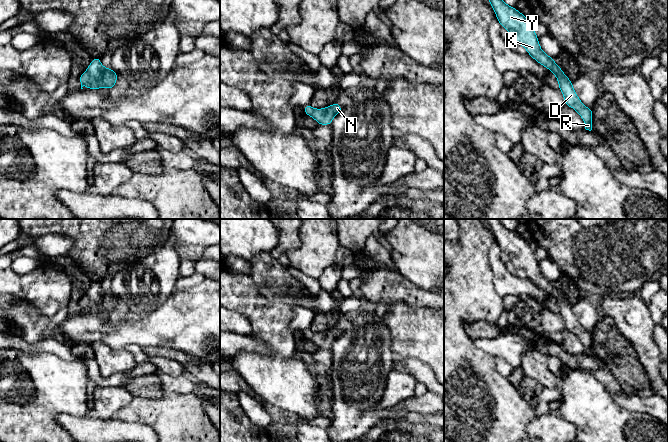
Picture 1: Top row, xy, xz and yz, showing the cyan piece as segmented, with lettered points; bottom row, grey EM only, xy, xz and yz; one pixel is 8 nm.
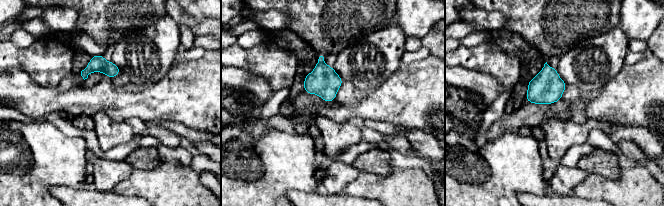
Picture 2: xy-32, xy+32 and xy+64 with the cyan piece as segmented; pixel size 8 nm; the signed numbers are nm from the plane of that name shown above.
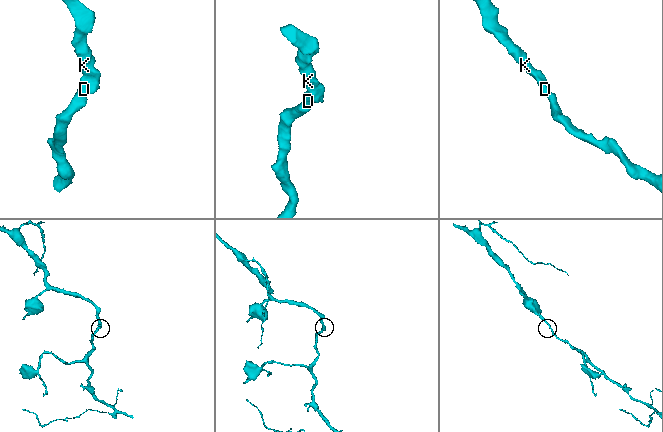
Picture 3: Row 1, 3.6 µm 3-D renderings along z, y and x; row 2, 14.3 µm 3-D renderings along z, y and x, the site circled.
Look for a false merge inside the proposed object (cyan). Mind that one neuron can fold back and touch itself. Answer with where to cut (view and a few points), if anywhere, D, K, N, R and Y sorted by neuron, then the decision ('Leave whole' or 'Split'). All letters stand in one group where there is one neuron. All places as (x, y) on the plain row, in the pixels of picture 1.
No split. Groups: D K N R Y. Leave whole

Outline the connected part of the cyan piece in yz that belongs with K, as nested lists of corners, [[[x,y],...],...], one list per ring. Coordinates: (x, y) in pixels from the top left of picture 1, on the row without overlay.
[[[486,219],[486,221],[501,251],[506,252],[509,256],[509,261],[517,269],[523,269],[534,284],[554,297],[559,308],[559,314],[564,320],[565,329],[576,334],[585,346],[585,353],[591,355],[592,332],[583,329],[573,313],[573,306],[564,298],[560,290],[554,286],[553,281],[542,275],[535,253],[527,240],[521,238],[515,231],[504,227],[500,219]]]

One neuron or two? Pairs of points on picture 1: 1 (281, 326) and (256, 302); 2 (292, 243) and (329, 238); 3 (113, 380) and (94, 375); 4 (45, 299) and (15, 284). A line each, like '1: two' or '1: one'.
1: one
2: two
3: one
4: one

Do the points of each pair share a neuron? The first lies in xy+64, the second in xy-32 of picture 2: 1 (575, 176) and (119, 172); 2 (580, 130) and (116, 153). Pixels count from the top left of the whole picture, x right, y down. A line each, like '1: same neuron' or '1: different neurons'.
1: same neuron
2: different neurons

